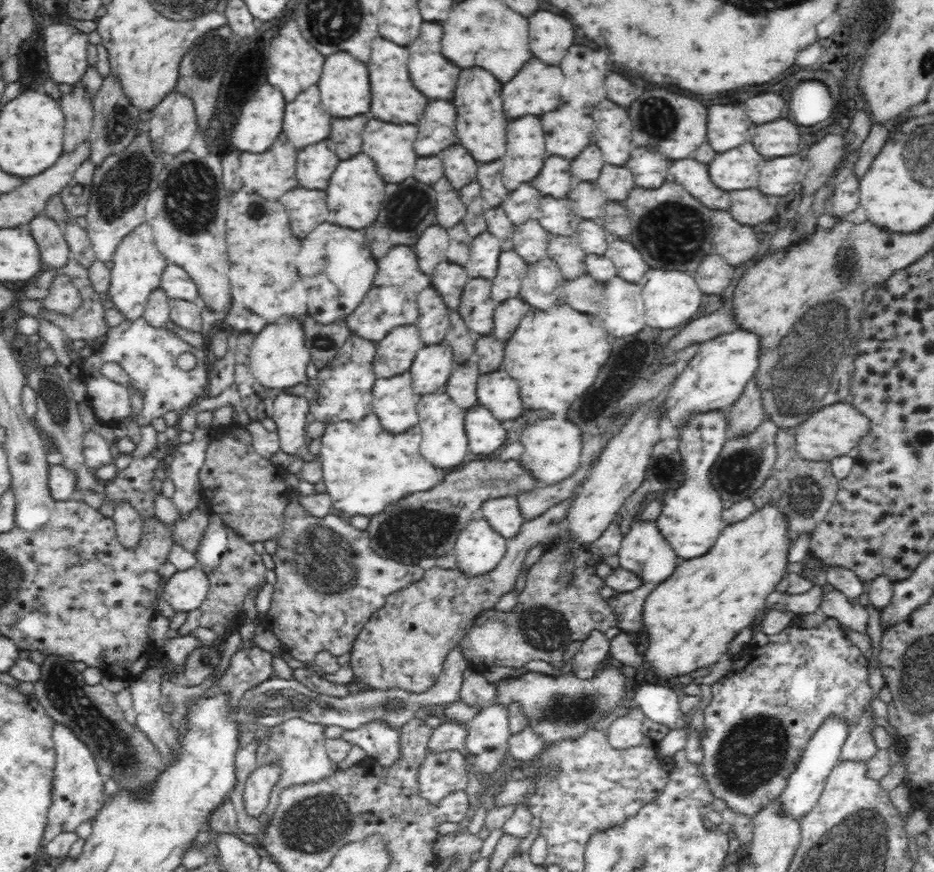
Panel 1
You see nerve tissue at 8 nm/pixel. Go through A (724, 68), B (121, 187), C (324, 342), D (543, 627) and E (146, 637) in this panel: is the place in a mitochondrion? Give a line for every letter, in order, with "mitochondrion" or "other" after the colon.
A: other
B: mitochondrion
C: mitochondrion
D: mitochondrion
E: other

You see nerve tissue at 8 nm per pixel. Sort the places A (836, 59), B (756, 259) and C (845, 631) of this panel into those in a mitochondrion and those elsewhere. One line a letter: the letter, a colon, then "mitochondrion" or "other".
A: other
B: other
C: other

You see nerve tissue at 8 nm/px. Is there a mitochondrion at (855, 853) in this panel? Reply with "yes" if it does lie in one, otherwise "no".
yes

